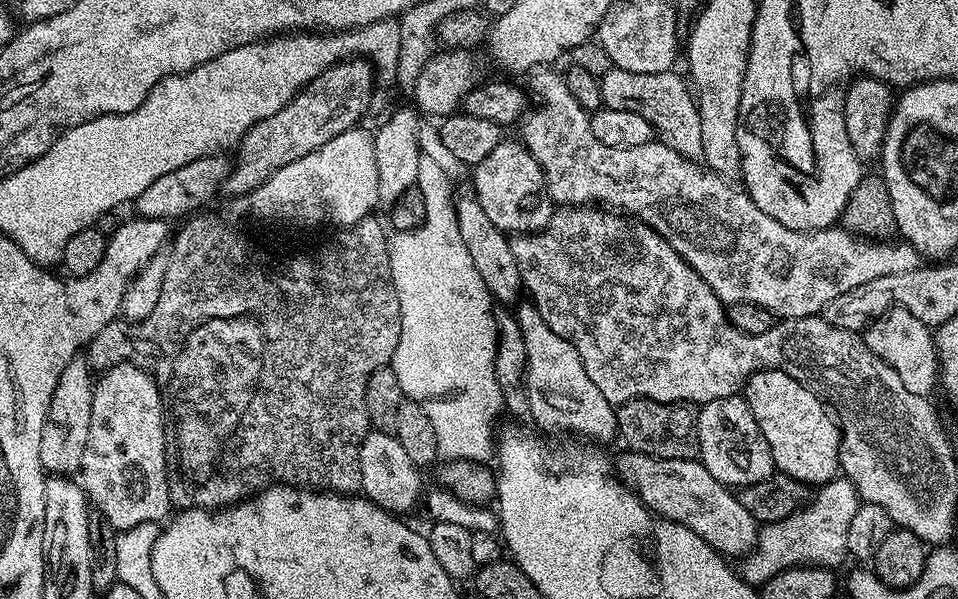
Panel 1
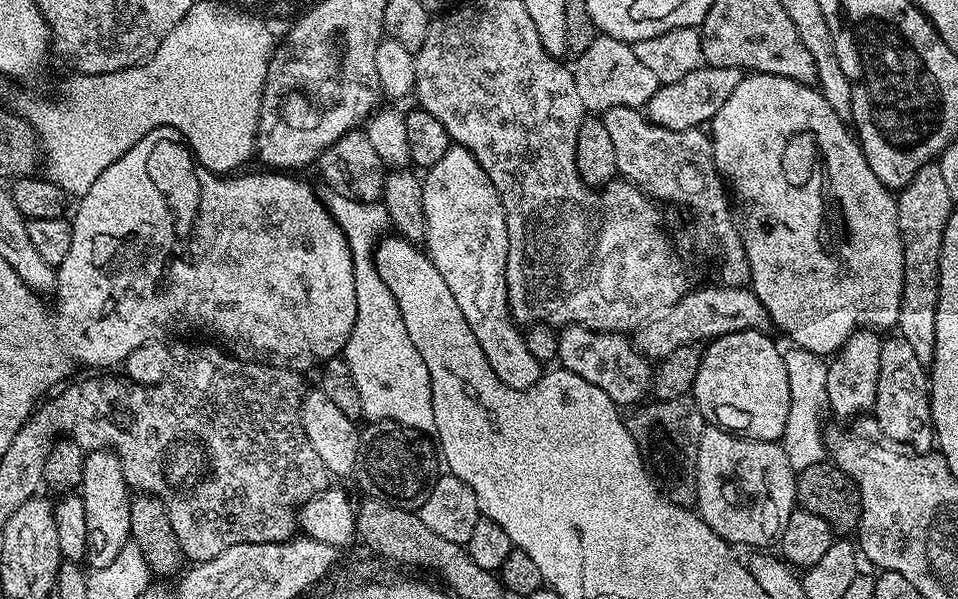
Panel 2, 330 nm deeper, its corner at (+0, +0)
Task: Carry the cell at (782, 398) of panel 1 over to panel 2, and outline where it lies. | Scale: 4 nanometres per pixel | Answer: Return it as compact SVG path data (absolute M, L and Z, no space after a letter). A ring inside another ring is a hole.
M764 330L735 332L711 341L703 349L698 366L698 378L694 378L690 396L705 417L712 419L713 416L716 419L713 421L719 427L727 428L738 436L747 436L749 440L776 442L783 437L786 418L790 416L790 378L786 374L784 352L776 349L775 342L767 336L768 334Z

